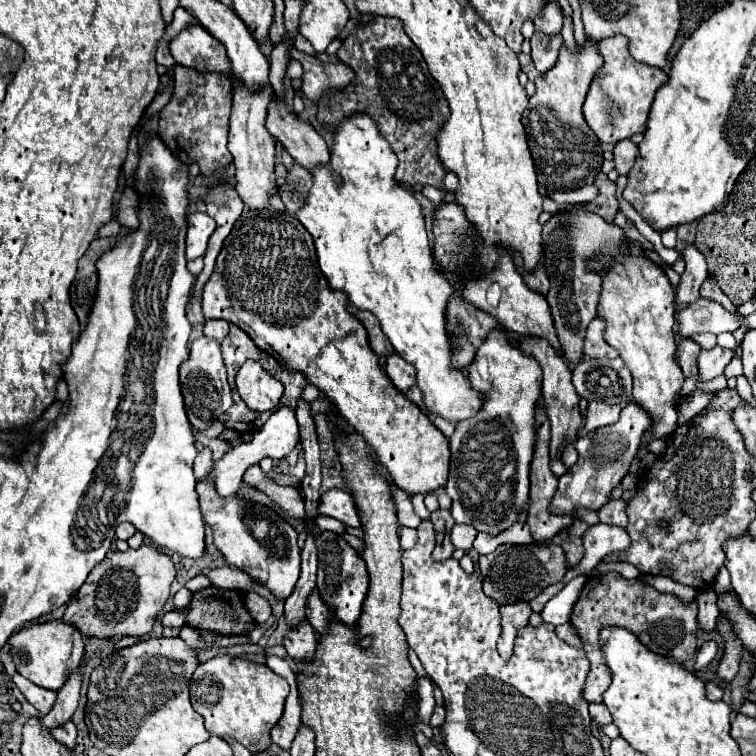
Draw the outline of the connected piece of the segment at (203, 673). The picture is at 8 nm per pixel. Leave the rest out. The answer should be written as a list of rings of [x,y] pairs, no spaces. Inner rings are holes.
[[[219,655],[201,663],[191,677],[191,705],[205,719],[205,729],[221,739],[235,739],[251,753],[261,753],[271,745],[269,731],[283,715],[289,685],[267,665],[257,665],[241,657]]]

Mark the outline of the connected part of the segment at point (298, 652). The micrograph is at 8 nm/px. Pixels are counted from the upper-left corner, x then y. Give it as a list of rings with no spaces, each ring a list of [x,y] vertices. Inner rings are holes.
[[[303,621],[299,627],[291,629],[289,635],[285,637],[285,649],[287,649],[289,657],[293,657],[295,661],[309,663],[317,653],[317,645],[319,645],[317,635],[307,621]]]

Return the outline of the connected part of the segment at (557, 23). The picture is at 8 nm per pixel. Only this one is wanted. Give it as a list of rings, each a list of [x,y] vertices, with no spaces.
[[[547,3],[545,9],[535,17],[535,31],[537,33],[545,33],[549,37],[559,35],[561,33],[561,25],[563,25],[563,13],[559,9],[557,3]]]

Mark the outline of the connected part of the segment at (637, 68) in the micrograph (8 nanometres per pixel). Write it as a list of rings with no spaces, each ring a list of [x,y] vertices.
[[[621,35],[603,39],[601,43],[597,43],[597,49],[603,55],[605,63],[591,83],[591,89],[583,103],[583,115],[601,143],[619,143],[621,139],[627,139],[637,131],[645,131],[655,93],[669,79],[663,69],[635,61],[629,55],[627,39]]]

